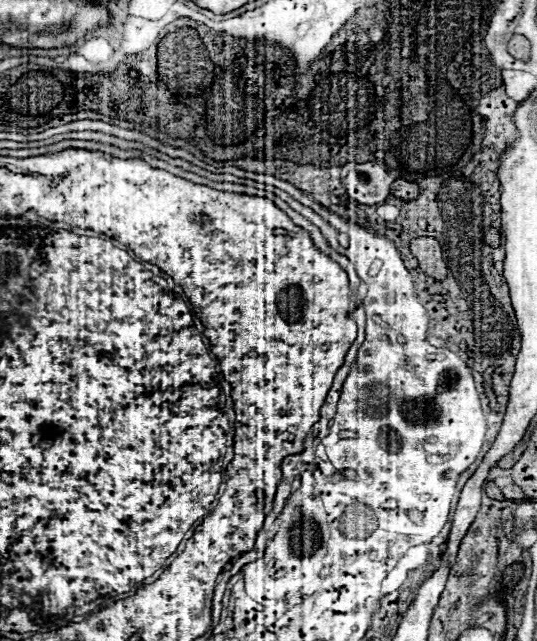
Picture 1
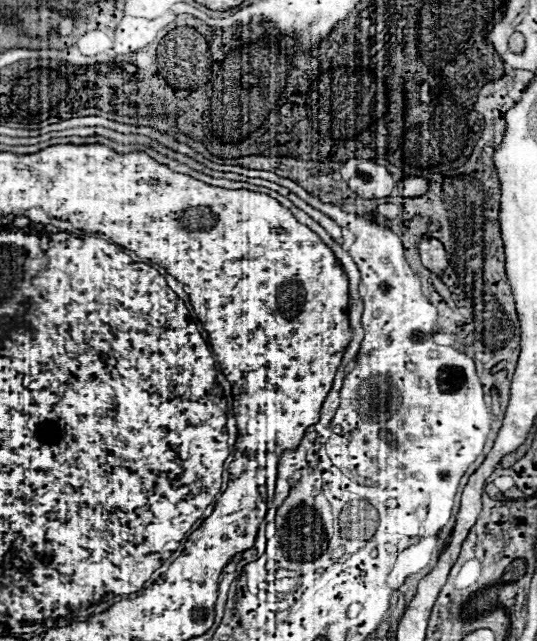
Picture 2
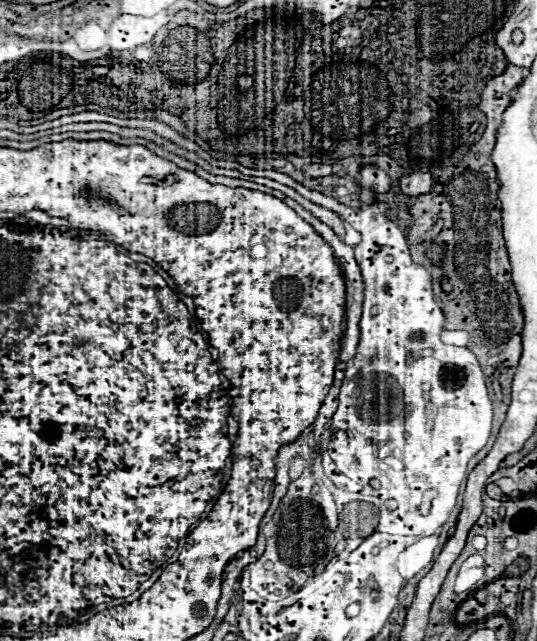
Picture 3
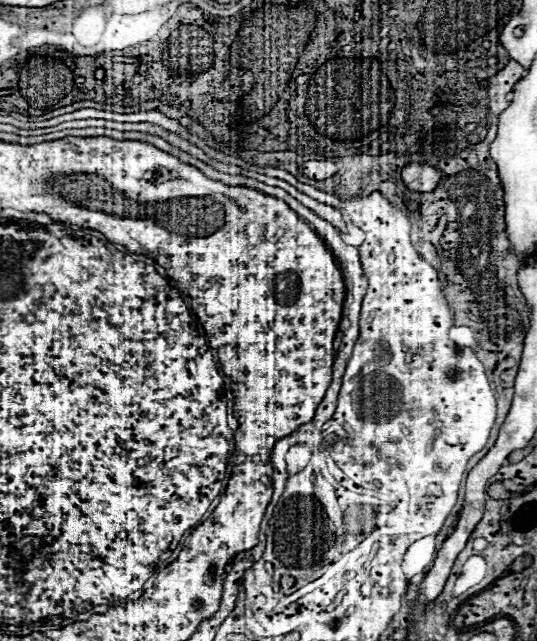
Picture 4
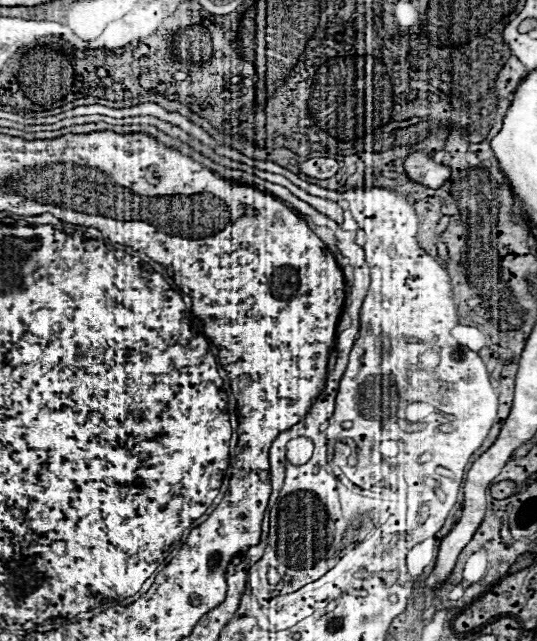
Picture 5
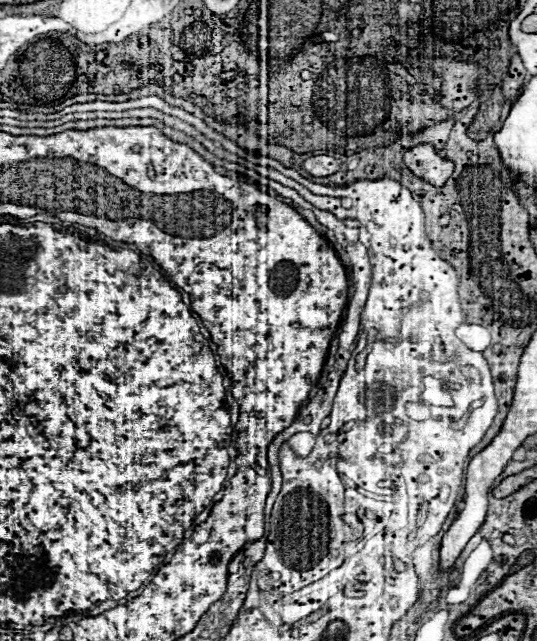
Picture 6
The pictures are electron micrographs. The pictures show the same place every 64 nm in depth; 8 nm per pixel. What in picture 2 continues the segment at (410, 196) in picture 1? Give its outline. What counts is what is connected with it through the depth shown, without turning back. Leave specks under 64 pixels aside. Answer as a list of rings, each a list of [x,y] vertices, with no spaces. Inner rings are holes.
[[[410,176],[410,178],[404,178],[398,182],[396,186],[396,192],[404,198],[410,198],[410,196],[422,196],[428,192],[428,180],[426,178],[418,178],[418,176]]]

